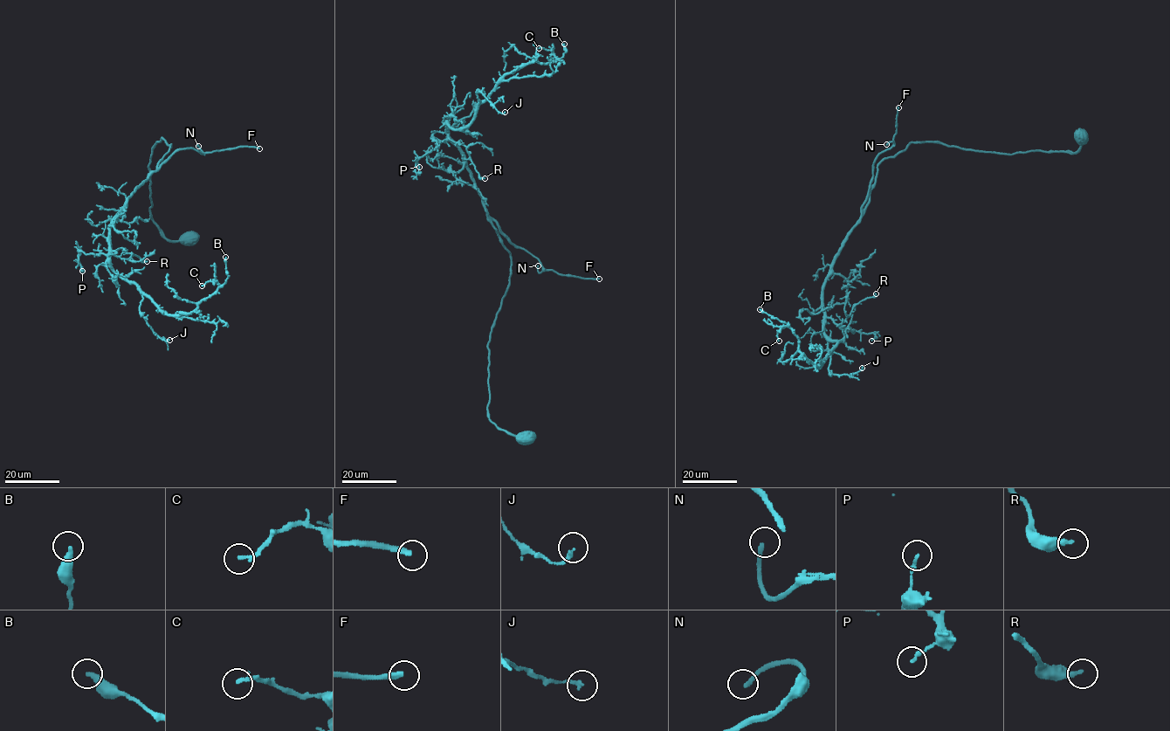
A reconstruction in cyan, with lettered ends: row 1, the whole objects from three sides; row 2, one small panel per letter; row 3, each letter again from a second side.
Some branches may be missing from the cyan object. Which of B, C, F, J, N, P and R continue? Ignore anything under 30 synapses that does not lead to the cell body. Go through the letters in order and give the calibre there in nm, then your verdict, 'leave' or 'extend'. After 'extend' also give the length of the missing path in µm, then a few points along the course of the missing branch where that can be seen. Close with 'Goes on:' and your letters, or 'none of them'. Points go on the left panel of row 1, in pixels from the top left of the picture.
B: calibre 300 nm; leave
C: calibre 190 nm; leave
F: calibre 240 nm; extend; missing 300 µm
J: calibre 190 nm; leave
N: calibre 190 nm; extend; missing 110 µm; course (198, 146), (191, 137), (124, 142), (91, 127), (79, 128), (75, 144), (84, 152), (78, 186), (86, 217)
P: calibre 160 nm; leave
R: calibre 260 nm; leave
Goes on: F, N

